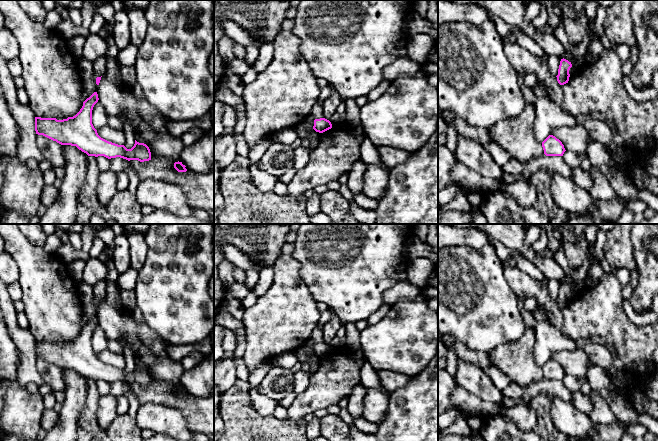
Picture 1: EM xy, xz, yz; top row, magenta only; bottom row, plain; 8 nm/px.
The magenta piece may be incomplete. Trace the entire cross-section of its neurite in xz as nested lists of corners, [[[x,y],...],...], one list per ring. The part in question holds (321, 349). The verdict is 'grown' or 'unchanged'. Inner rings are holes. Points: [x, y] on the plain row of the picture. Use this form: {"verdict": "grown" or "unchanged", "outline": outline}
{"verdict": "unchanged", "outline": [[[325,342],[315,343],[313,353],[316,356],[323,357],[332,352],[332,348]]]}

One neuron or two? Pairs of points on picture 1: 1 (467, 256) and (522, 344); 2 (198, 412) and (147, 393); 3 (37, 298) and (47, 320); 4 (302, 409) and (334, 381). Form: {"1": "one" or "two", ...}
{"1": "two", "2": "one", "3": "one", "4": "one"}

